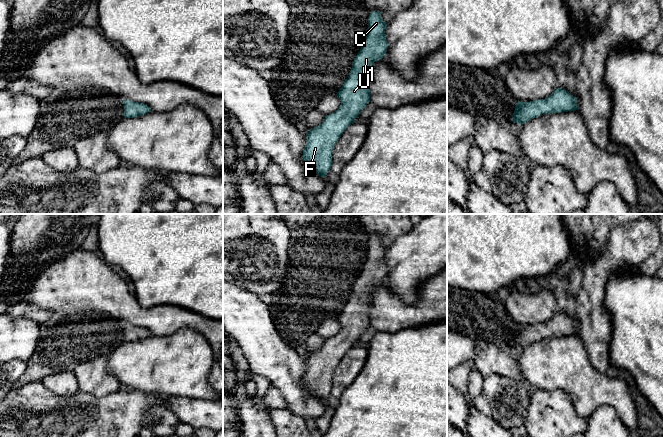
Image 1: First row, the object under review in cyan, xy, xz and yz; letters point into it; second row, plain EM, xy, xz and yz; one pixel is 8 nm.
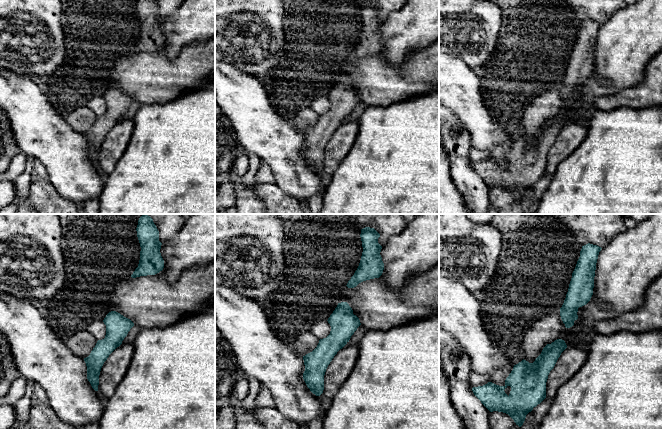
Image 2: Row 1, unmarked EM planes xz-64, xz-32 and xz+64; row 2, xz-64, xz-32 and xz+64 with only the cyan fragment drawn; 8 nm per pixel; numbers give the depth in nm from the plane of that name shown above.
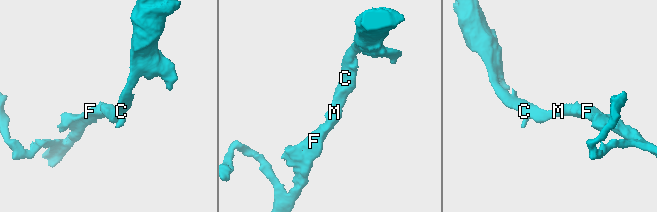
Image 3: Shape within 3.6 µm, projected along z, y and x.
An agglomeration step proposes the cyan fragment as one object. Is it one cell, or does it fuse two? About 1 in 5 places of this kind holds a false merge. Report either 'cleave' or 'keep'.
keep

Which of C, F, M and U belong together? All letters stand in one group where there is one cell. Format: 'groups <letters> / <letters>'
groups C F M U

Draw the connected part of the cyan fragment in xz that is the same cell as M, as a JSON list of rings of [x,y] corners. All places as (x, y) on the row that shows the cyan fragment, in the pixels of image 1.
[[[380,11],[370,12],[364,43],[352,63],[348,78],[337,93],[341,101],[339,109],[325,116],[321,125],[306,134],[302,159],[321,177],[326,177],[331,169],[335,144],[370,102],[370,85],[367,82],[370,70],[374,62],[383,59],[388,48],[387,23],[381,14]]]

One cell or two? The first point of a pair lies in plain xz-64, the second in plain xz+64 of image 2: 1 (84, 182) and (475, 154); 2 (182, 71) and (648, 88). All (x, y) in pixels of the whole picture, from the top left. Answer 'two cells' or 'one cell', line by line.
1: two cells
2: one cell

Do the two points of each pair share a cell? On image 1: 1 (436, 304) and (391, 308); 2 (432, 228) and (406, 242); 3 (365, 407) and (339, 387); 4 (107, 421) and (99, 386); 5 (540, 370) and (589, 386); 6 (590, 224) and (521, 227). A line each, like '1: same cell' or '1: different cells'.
1: same cell
2: same cell
3: different cells
4: different cells
5: same cell
6: different cells

